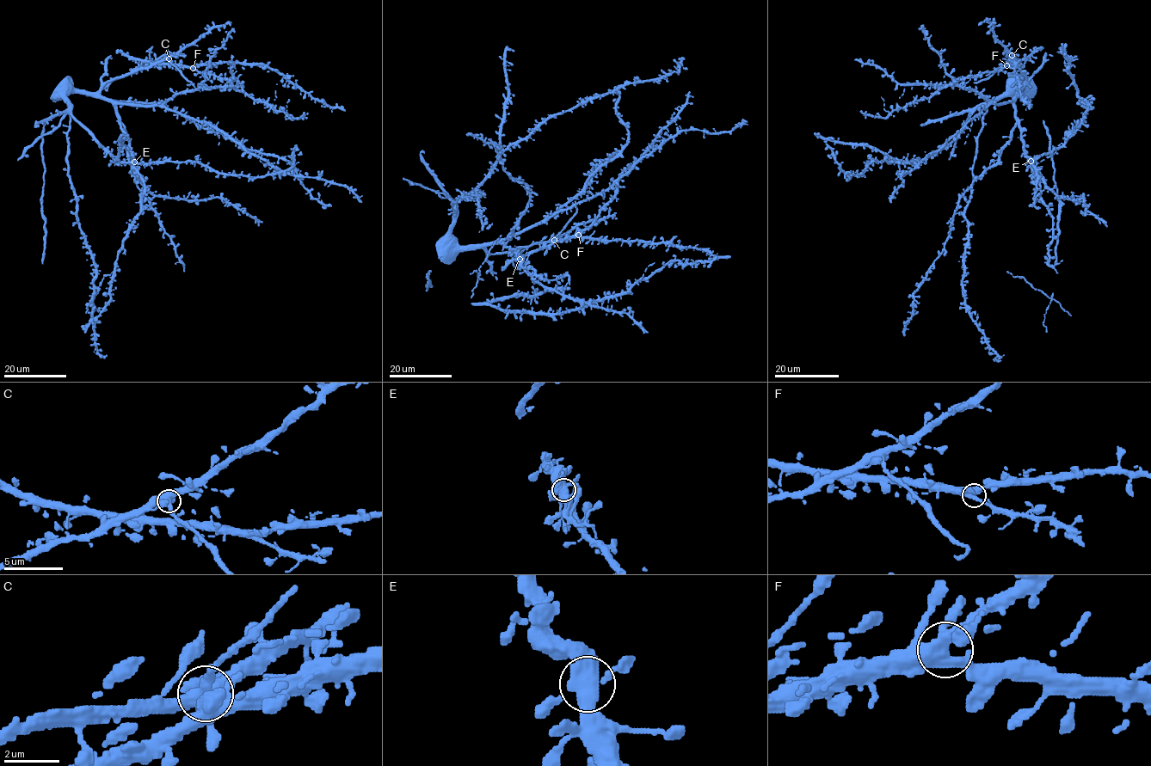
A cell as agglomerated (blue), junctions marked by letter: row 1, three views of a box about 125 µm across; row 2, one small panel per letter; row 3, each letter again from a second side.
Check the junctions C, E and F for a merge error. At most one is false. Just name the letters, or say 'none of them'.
C

